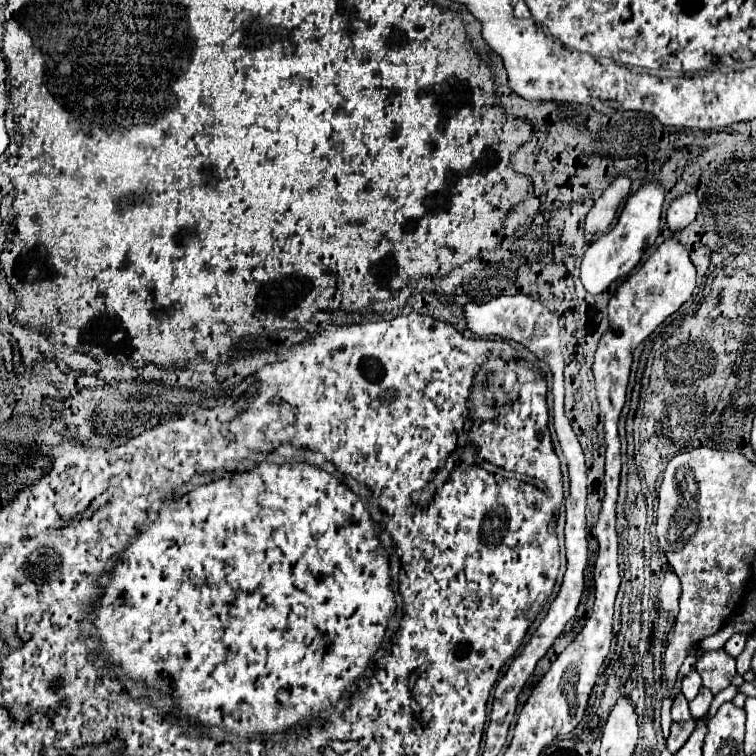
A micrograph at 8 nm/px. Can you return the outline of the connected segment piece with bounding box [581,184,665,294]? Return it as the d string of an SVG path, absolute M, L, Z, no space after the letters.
M645 184L635 194L629 196L621 210L615 228L593 242L581 260L581 282L589 294L603 294L615 280L629 276L629 272L639 264L645 248L659 236L659 218L663 206L663 188L659 184Z

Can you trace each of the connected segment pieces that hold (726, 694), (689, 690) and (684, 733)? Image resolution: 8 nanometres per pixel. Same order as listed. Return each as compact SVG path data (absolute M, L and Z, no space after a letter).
M731 685L727 687L725 690L719 692L719 694L717 694L716 696L714 696L714 699L708 712L710 718L716 714L717 710L719 709L721 704L723 704L723 702L732 701L734 697L737 695L737 693L738 688L734 685Z
M691 672L691 674L685 676L683 682L681 682L681 692L685 694L687 700L693 700L693 698L697 696L699 688L701 688L701 676L699 676L697 672Z
M689 720L687 724L673 724L671 726L671 734L667 738L667 750L675 754L687 742L687 738L693 732L693 728L695 728L695 720Z

